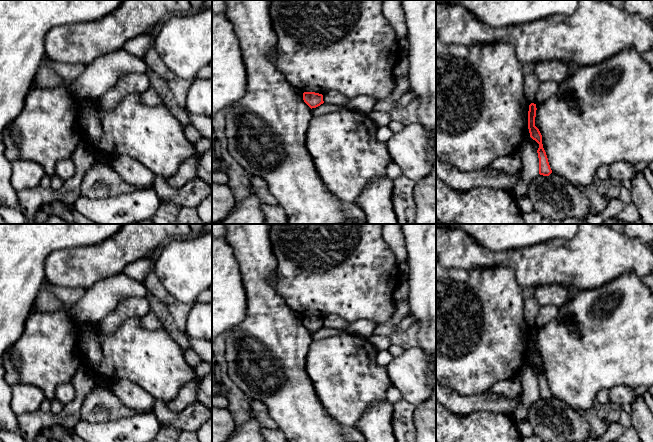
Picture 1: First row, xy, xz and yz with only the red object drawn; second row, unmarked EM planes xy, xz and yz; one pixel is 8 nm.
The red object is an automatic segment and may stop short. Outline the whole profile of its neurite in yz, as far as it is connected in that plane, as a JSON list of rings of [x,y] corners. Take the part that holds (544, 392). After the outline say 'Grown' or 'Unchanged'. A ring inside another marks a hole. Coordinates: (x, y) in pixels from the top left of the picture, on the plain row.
[[[531,327],[528,335],[528,353],[530,361],[539,368],[539,372],[537,374],[539,382],[539,398],[549,400],[552,397],[552,394],[550,392],[546,376],[543,372],[542,359],[539,353],[535,350],[536,334],[536,328]]]. Unchanged

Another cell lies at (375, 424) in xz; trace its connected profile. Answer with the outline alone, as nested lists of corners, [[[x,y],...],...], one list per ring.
[[[385,400],[373,402],[355,426],[366,442],[397,442],[392,420],[393,404]]]

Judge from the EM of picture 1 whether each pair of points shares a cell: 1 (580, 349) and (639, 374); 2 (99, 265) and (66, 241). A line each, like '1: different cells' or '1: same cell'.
1: same cell
2: different cells

